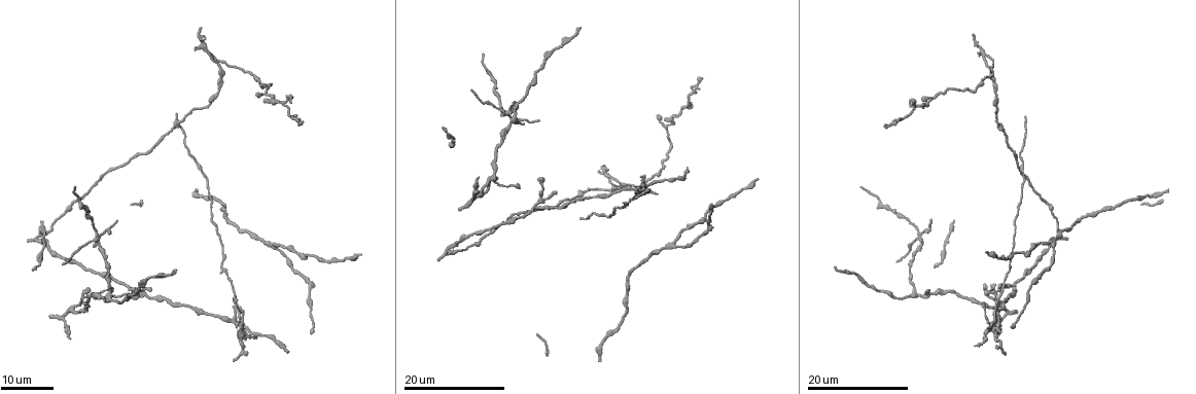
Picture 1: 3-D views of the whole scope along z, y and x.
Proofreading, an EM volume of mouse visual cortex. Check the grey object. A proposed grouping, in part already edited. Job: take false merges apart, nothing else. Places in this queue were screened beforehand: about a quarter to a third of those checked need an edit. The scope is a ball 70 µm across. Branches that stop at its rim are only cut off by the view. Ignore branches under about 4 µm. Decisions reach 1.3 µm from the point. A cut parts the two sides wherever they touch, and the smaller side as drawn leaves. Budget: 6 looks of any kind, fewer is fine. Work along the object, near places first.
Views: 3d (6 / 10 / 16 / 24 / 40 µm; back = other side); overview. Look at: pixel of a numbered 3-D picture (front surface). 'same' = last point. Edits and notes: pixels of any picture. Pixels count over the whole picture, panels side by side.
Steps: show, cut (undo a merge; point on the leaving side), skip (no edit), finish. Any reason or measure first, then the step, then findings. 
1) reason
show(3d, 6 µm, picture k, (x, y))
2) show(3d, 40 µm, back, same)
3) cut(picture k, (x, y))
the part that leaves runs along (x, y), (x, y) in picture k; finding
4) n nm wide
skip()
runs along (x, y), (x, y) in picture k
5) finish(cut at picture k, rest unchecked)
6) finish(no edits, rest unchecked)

three arms meet
show(3d, 24 µm, picture 1, (95, 239))

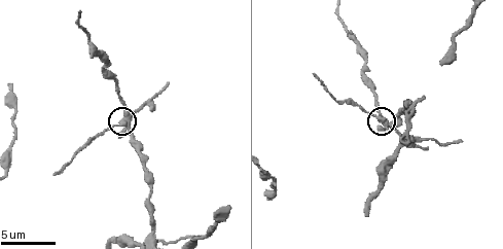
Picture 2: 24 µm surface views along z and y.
closer look
show(3d, 6 µm, picture 2, (120, 122))

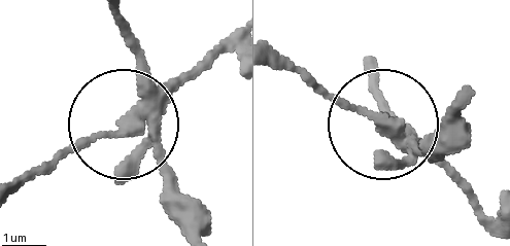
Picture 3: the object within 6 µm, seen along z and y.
side arm 18 µm; 3 arms
cut(picture 3, (199, 73))
a second cell is stuck on

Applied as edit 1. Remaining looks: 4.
show(overview)

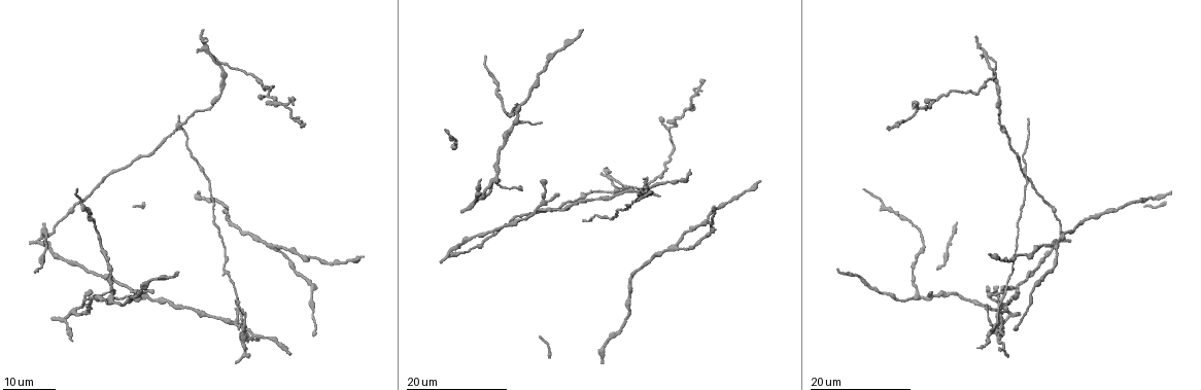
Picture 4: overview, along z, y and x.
four or more arms meet
show(3d, 16 µm, picture 4, (73, 312))

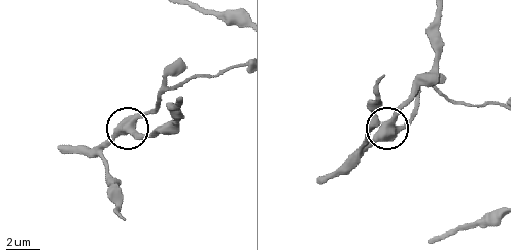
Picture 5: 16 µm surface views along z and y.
closer look
show(3d, 10 µm, picture 5, (384, 128))

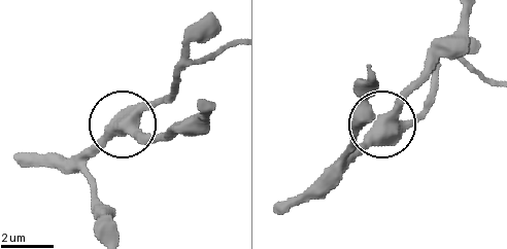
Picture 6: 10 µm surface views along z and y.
from behind
show(3d, 10 µm, back, picture 6, (382, 122))

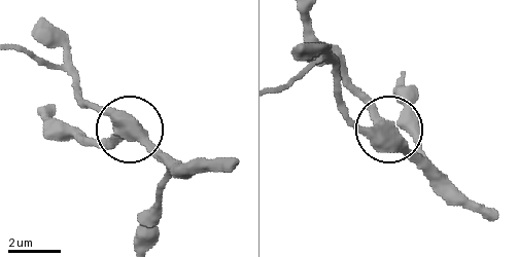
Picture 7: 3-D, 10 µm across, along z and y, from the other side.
side arm 9 µm
skip()
all the same cell

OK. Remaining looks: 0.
finish(cut at picture 3, rest unchecked)

